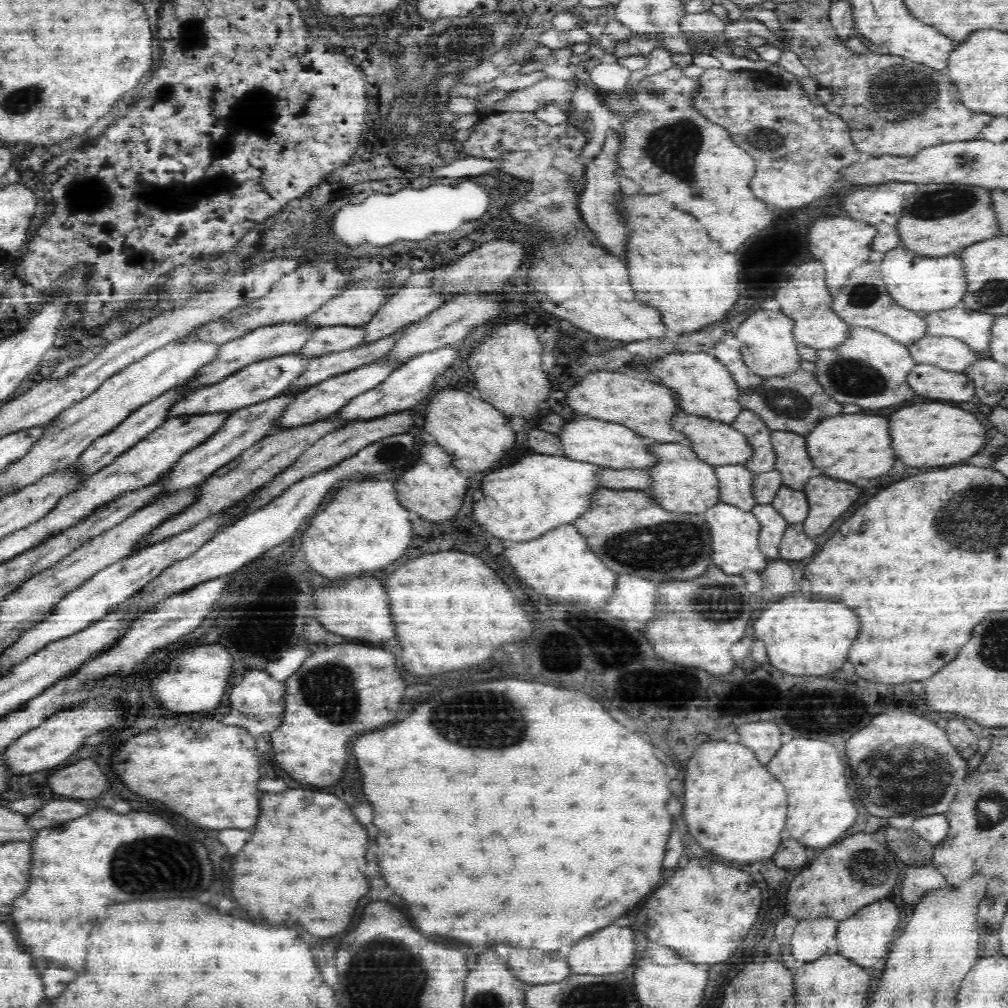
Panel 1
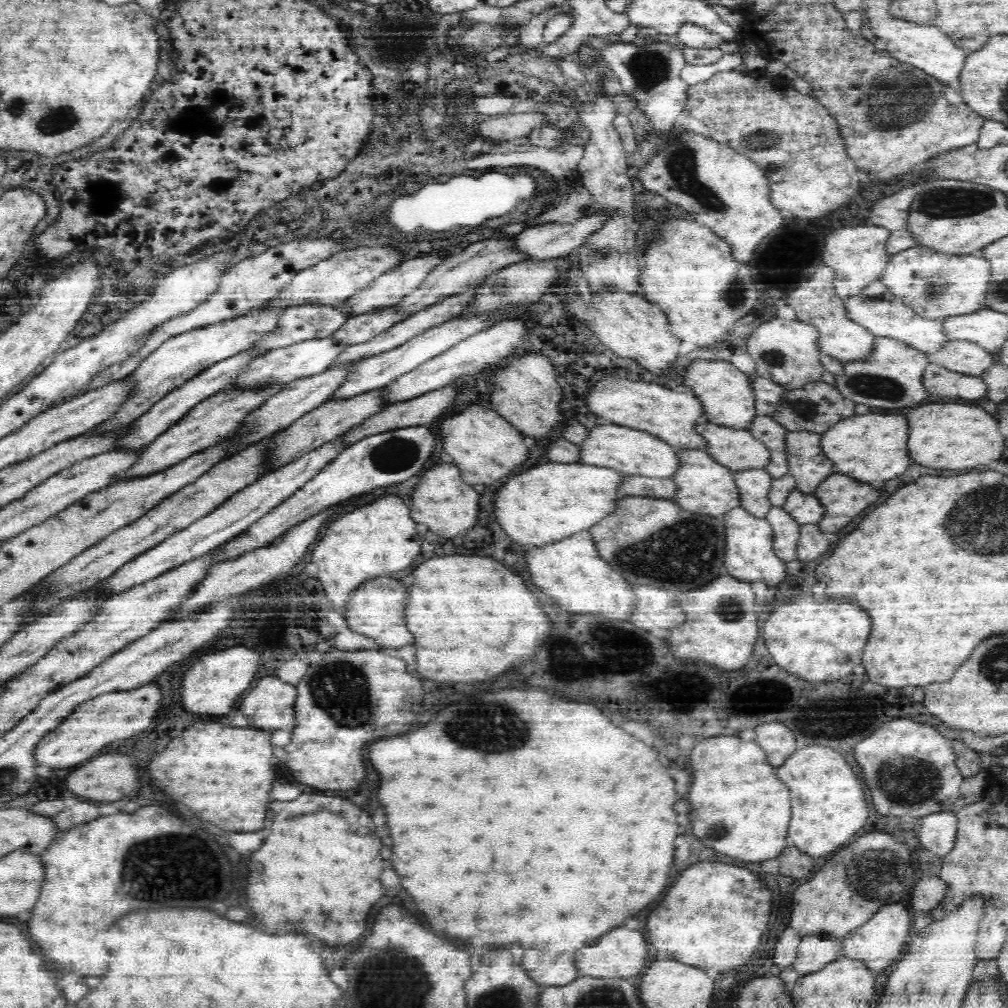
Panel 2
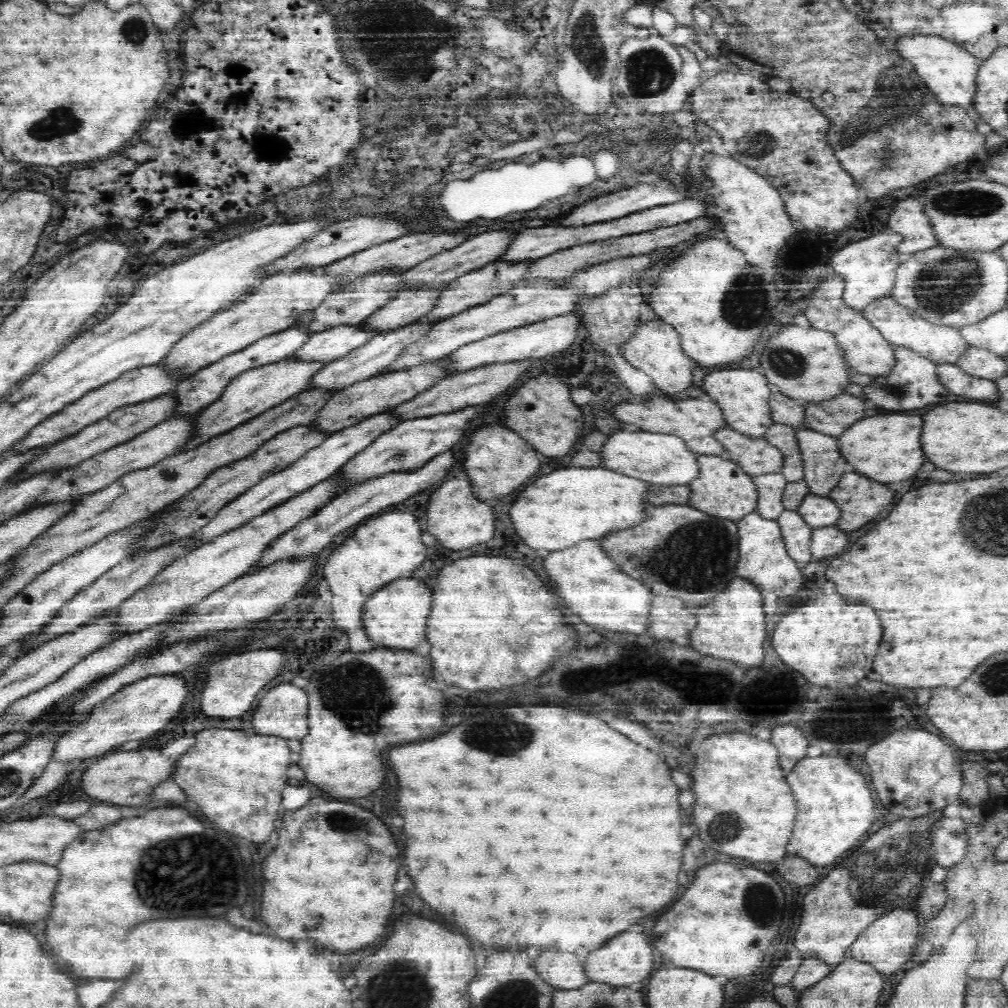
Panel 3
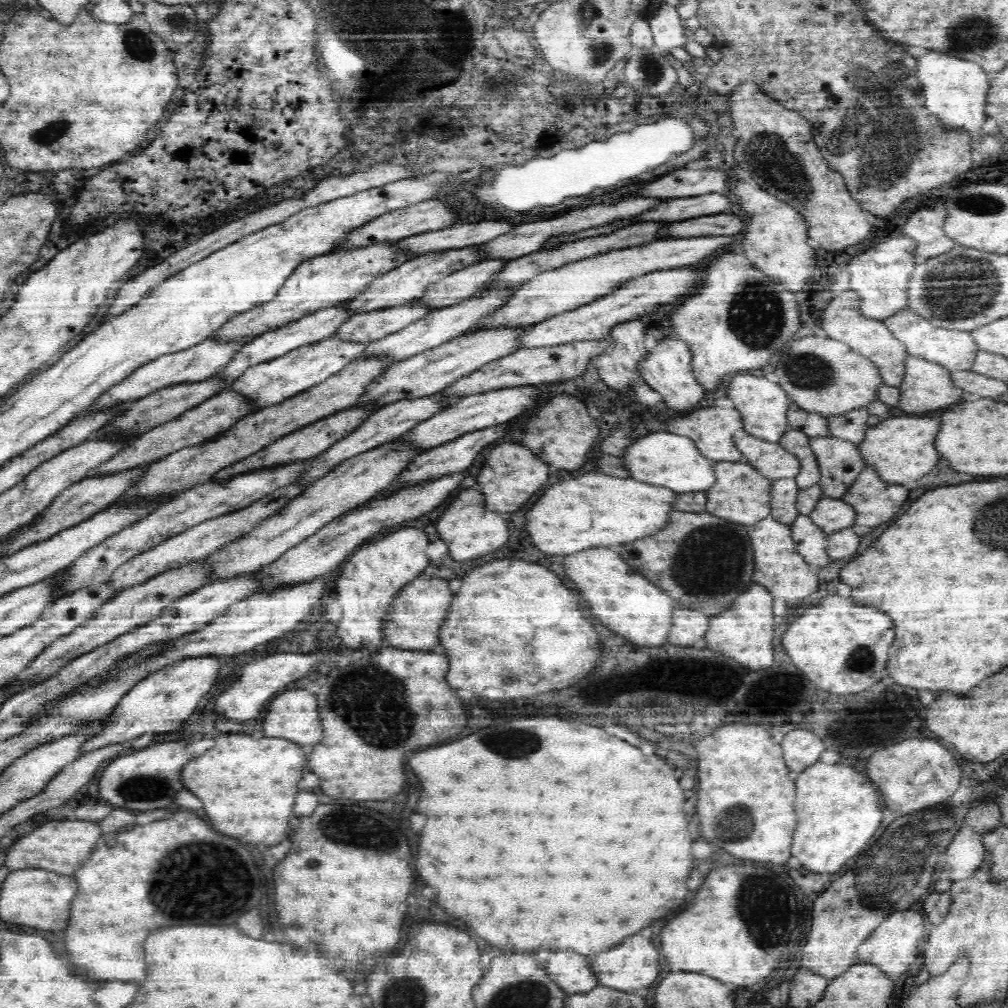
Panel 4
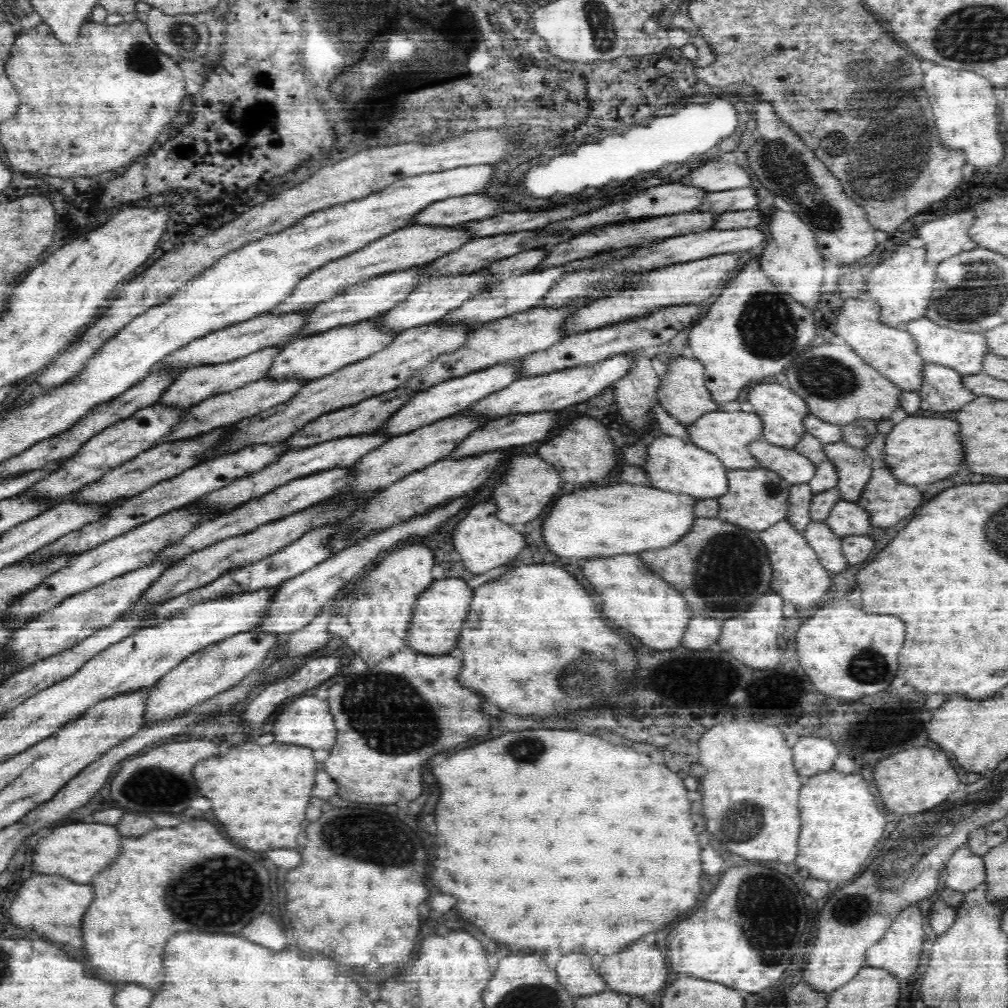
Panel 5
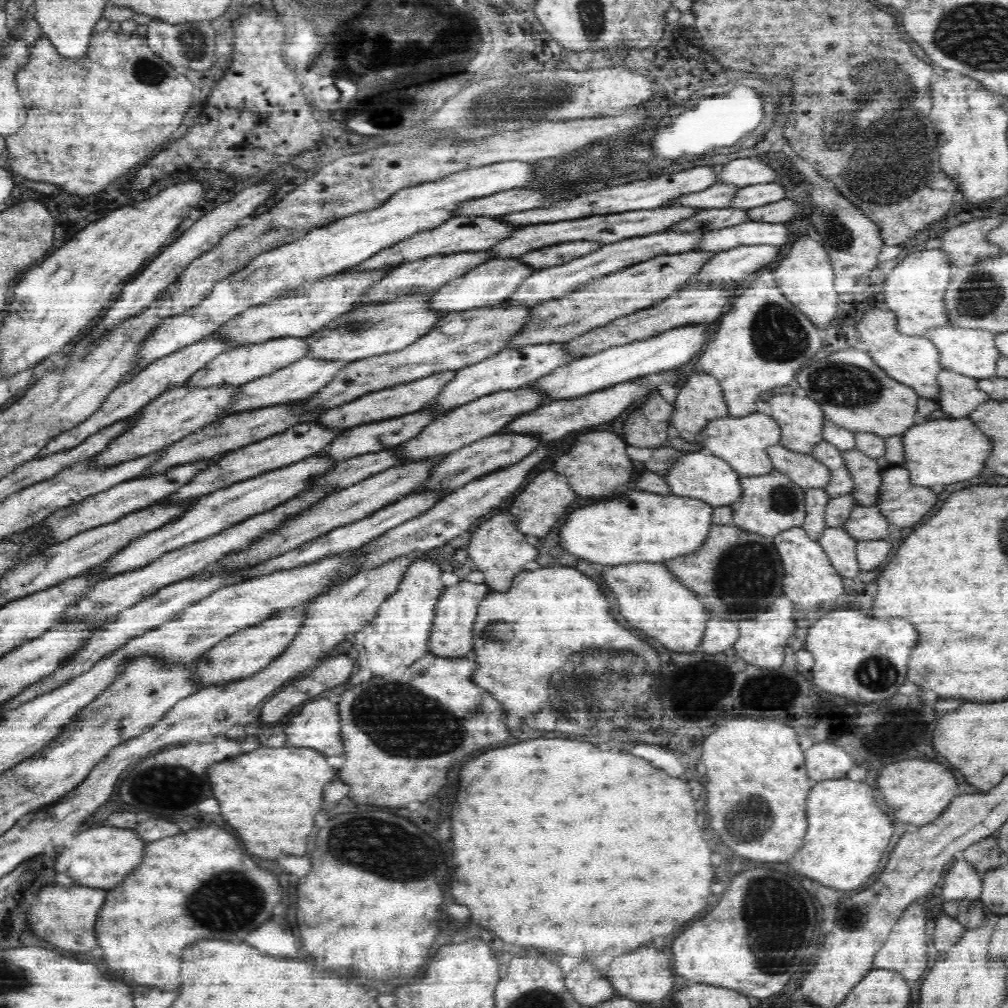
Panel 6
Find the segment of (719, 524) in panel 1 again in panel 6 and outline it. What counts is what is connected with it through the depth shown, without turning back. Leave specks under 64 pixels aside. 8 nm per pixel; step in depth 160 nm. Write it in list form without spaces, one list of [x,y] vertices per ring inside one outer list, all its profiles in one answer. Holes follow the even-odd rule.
[[[798,526],[789,527],[773,537],[773,544],[780,555],[781,564],[784,565],[784,579],[782,590],[796,610],[814,610],[818,604],[834,600],[844,590],[843,576],[837,572],[829,558],[825,556],[818,540],[812,540],[808,533]]]

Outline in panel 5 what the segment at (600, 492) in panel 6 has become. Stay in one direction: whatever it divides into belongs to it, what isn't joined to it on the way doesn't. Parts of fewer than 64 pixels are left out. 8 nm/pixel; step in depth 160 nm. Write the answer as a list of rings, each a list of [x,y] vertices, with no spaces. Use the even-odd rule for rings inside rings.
[[[580,416],[572,420],[564,432],[550,438],[544,446],[540,446],[538,456],[556,466],[562,480],[570,484],[588,484],[600,480],[614,480],[620,462],[616,461],[616,448],[608,430],[594,418]]]

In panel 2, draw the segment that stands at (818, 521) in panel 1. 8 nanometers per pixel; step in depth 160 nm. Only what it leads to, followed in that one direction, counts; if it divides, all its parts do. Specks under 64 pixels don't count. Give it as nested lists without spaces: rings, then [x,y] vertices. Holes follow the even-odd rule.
[[[838,472],[825,478],[824,482],[821,482],[820,486],[813,492],[817,500],[820,501],[821,508],[823,508],[823,515],[820,522],[817,523],[820,532],[838,532],[840,528],[848,526],[854,520],[854,516],[858,516],[862,510],[872,506],[880,498],[880,492],[876,488],[872,488],[872,486],[874,484],[852,480],[852,477]]]

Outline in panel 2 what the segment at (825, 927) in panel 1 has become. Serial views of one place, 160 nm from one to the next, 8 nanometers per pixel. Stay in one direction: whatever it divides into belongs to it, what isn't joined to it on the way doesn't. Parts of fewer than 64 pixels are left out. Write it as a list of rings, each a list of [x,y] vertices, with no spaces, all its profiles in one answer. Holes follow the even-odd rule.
[[[812,934],[812,936],[804,936],[801,938],[798,946],[798,954],[796,960],[794,960],[794,970],[804,976],[806,974],[812,974],[813,971],[818,971],[825,966],[826,963],[830,963],[839,957],[836,955],[838,952],[838,941],[833,940],[831,936],[827,934]]]

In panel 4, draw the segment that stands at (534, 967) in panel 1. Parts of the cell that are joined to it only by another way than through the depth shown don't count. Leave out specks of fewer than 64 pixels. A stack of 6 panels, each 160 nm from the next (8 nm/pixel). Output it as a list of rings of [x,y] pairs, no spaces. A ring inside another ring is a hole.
[[[554,952],[548,960],[546,970],[550,979],[566,994],[584,993],[599,985],[586,958],[576,952]]]

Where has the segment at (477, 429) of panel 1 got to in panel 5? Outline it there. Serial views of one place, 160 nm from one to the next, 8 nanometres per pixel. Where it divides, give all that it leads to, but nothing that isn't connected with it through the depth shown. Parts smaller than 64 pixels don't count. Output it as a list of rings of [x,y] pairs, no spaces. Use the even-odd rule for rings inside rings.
[[[538,455],[518,458],[514,466],[510,460],[508,466],[510,466],[508,476],[504,476],[494,490],[494,498],[498,504],[498,518],[509,525],[528,524],[548,508],[548,502],[552,502],[552,498],[562,488],[560,474],[552,468],[552,464],[540,460]]]

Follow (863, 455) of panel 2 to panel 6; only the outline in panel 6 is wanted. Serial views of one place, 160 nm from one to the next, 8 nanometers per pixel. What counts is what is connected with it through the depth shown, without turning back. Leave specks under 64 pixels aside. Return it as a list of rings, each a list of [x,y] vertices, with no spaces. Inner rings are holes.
[[[968,418],[934,419],[926,424],[909,427],[904,434],[906,452],[905,470],[910,470],[913,485],[926,487],[932,484],[954,484],[970,478],[978,478],[984,470],[984,458],[988,458],[988,438],[972,426]]]

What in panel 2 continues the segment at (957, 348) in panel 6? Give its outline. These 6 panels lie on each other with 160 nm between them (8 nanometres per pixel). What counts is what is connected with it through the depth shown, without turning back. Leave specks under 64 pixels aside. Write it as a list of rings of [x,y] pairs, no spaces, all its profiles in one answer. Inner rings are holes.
[[[873,279],[868,286],[858,291],[858,294],[850,296],[844,301],[848,317],[877,337],[888,337],[904,341],[909,347],[923,353],[937,350],[938,347],[944,346],[949,341],[942,328],[942,320],[931,320],[916,315],[900,299],[894,297],[880,279]]]

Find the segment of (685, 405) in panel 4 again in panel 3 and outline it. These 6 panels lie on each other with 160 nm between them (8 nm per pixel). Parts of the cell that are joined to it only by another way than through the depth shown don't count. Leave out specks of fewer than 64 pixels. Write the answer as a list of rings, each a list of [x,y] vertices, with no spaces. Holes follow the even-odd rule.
[[[650,320],[648,324],[642,324],[640,328],[627,336],[620,346],[620,354],[630,365],[645,372],[658,389],[664,394],[678,394],[690,388],[697,381],[698,368],[682,349],[680,334],[672,326],[664,323],[664,320]]]

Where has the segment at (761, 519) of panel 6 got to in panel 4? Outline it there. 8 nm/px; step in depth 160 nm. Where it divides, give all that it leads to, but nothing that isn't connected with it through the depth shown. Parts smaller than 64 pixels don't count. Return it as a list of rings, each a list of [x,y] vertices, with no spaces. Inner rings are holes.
[[[714,462],[713,486],[706,490],[708,502],[706,511],[714,516],[731,520],[743,525],[752,525],[758,519],[770,517],[769,512],[769,478],[756,472],[752,465],[740,462]]]

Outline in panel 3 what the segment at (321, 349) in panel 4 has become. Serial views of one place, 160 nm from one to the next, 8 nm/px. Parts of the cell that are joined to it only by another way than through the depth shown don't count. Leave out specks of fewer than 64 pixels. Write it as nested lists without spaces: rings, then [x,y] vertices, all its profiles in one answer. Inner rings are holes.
[[[283,359],[239,374],[227,384],[224,392],[222,392],[220,398],[216,399],[216,402],[209,403],[192,420],[192,436],[184,444],[178,445],[174,453],[196,449],[197,446],[211,441],[212,438],[219,437],[220,434],[235,429],[238,425],[250,421],[251,418],[270,410],[273,406],[278,406],[288,398],[306,391],[312,376],[325,366],[320,362]]]

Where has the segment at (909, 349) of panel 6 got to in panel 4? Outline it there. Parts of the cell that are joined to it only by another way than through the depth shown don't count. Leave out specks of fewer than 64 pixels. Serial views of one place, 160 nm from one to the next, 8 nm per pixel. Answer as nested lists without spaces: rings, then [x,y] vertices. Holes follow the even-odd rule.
[[[850,289],[844,291],[838,298],[830,302],[830,306],[822,314],[822,327],[826,336],[836,338],[847,344],[852,350],[861,354],[874,365],[878,376],[888,386],[900,386],[904,378],[905,360],[909,358],[904,345],[890,334],[884,322],[874,318],[866,318],[861,314],[860,299],[856,291]]]

